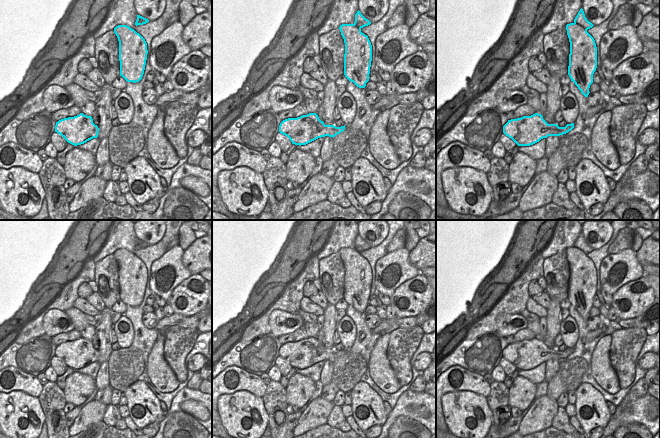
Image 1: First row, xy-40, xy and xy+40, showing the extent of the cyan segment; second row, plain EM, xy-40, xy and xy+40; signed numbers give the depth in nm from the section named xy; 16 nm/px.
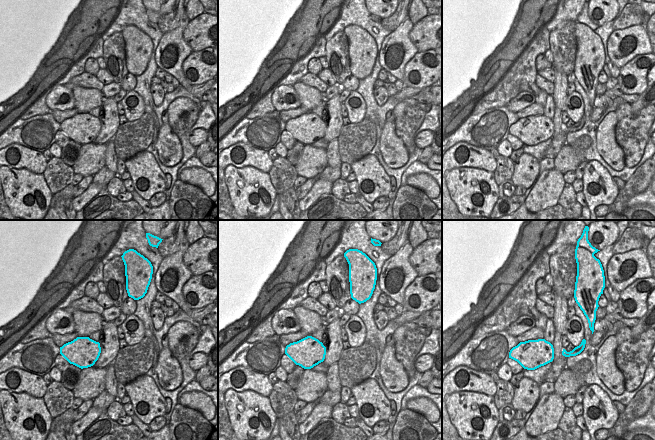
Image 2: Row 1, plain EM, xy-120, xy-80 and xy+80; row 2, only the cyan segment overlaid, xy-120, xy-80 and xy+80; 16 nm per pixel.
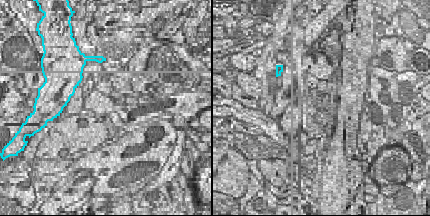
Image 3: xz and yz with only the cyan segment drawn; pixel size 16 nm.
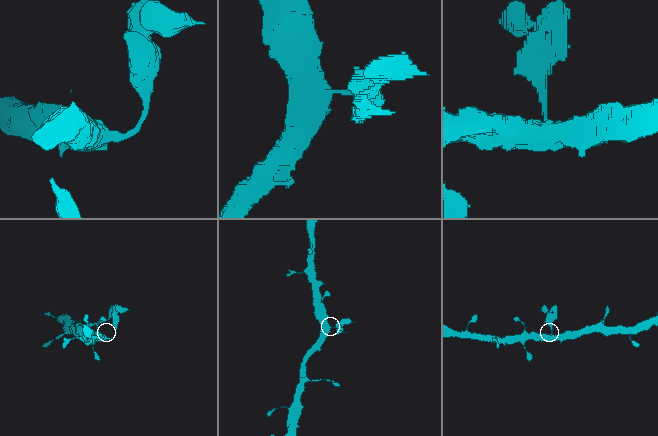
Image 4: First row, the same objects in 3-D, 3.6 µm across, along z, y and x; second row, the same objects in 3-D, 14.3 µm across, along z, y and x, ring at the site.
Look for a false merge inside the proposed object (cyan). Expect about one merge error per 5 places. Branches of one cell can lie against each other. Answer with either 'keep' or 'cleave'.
cleave

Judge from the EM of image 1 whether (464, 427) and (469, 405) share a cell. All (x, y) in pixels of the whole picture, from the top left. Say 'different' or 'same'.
same

